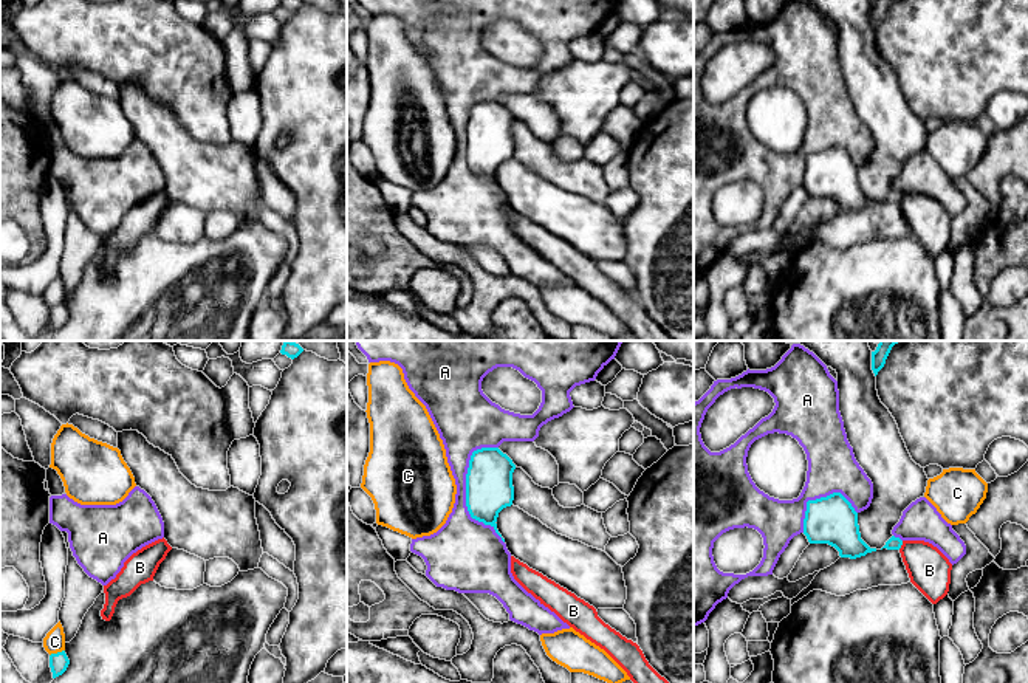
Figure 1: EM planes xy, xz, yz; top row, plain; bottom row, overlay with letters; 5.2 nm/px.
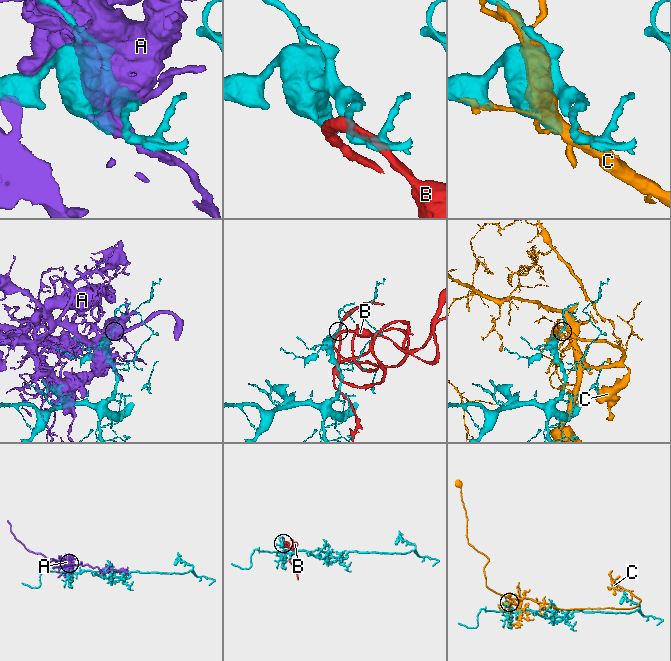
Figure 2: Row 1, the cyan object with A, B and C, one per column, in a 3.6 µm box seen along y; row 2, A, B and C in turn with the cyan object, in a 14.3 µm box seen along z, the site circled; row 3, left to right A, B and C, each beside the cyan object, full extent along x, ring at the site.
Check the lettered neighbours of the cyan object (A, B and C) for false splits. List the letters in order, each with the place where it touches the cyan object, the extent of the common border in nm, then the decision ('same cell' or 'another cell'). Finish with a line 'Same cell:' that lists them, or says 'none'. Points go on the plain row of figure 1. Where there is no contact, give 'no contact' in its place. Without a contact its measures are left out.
A: meets cyan in xz at (466, 151); contact 500 nm long; another cell
B: meets cyan in yz at (901, 197); contact 50 nm long; another cell
C: meets cyan in xy at (58, 305); contact 90 nm long; another cell
Same cell: none

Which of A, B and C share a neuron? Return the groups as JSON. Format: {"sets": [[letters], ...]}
{"sets": [["A"], ["B"], ["C"]]}

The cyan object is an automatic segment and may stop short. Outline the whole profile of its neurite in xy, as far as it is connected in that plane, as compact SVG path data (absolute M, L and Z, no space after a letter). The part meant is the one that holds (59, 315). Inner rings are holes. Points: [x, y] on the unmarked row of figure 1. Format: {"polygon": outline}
{"polygon": "M65 304L51 307L50 308L50 321L53 325L53 331L62 328L67 324L68 317L70 317L70 313L68 313Z"}

